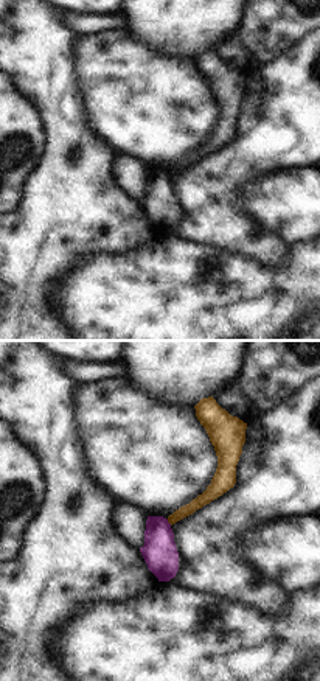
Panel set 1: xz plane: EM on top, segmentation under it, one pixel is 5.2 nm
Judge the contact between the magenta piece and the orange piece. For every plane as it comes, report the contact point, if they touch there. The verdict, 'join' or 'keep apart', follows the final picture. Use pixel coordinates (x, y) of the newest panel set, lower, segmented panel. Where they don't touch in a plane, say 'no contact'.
meets magenta at (168, 523)

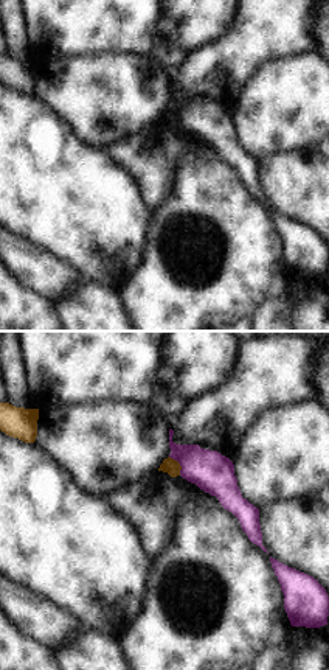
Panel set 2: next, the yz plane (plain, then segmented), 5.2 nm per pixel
meets magenta at (180, 465)

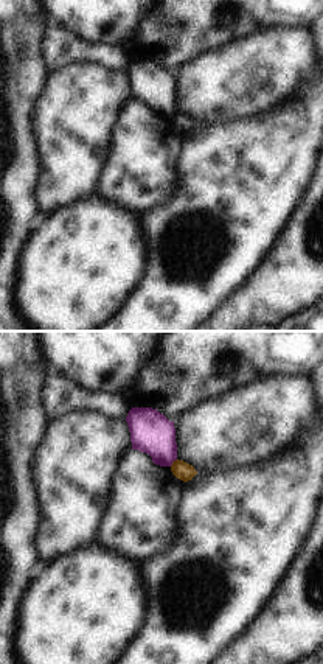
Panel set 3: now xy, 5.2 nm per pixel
meets magenta at (173, 461)

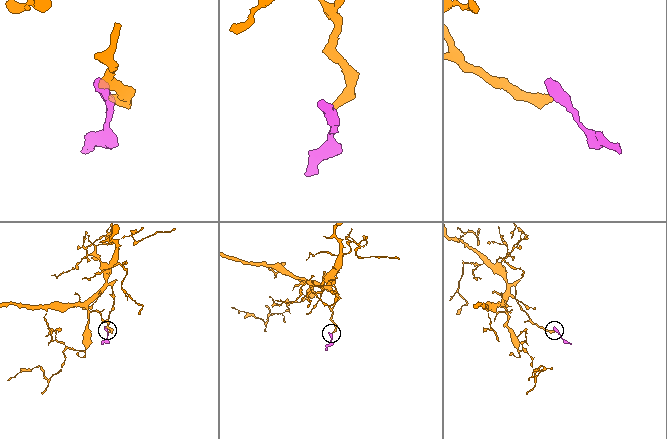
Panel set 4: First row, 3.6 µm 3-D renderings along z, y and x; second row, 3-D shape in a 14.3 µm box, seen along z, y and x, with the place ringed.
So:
keep apart

